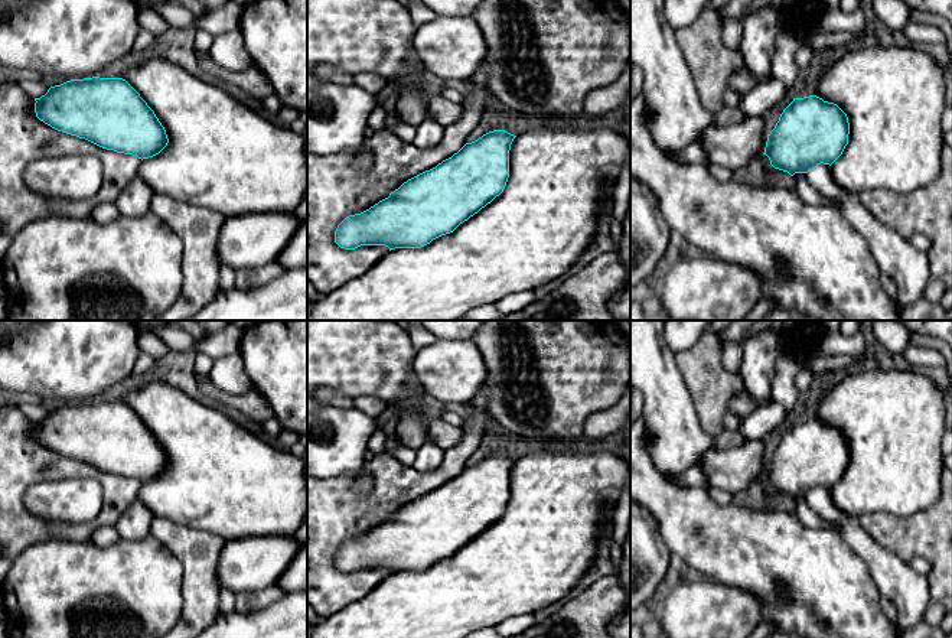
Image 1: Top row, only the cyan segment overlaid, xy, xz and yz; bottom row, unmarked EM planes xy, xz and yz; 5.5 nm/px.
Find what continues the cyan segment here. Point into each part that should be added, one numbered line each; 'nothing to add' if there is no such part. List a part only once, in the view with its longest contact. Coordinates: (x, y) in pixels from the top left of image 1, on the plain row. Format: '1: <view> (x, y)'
1: xz (560, 503)

